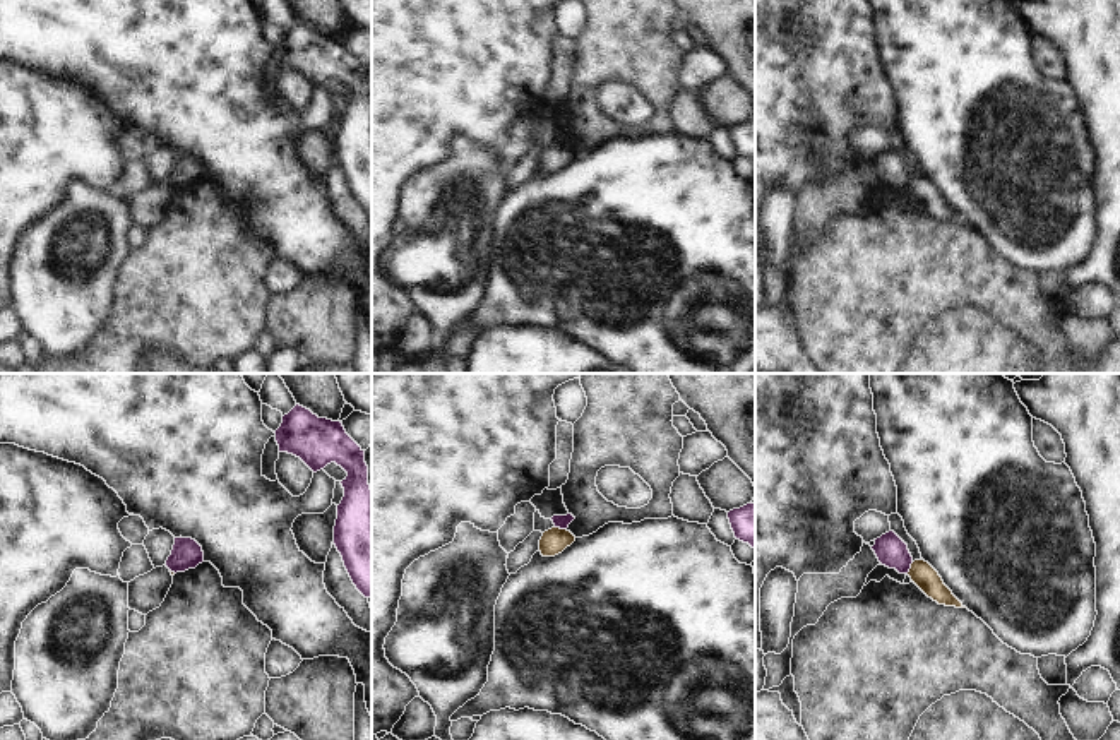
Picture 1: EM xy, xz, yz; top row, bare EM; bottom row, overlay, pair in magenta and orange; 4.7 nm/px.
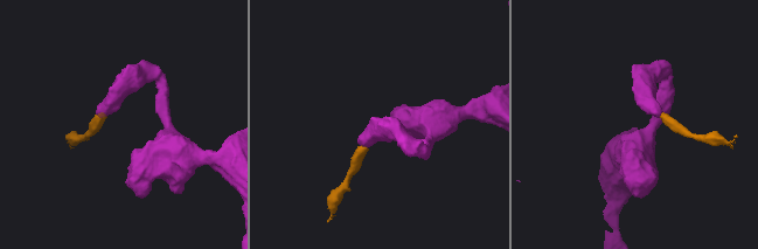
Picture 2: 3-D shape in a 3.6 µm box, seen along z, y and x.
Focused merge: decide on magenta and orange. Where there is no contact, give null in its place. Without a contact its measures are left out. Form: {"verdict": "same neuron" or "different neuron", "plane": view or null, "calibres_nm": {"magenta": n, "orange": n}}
{"verdict": "different neuron", "plane": "xz", "calibres_nm": {"magenta": 60, "orange": 120}}

